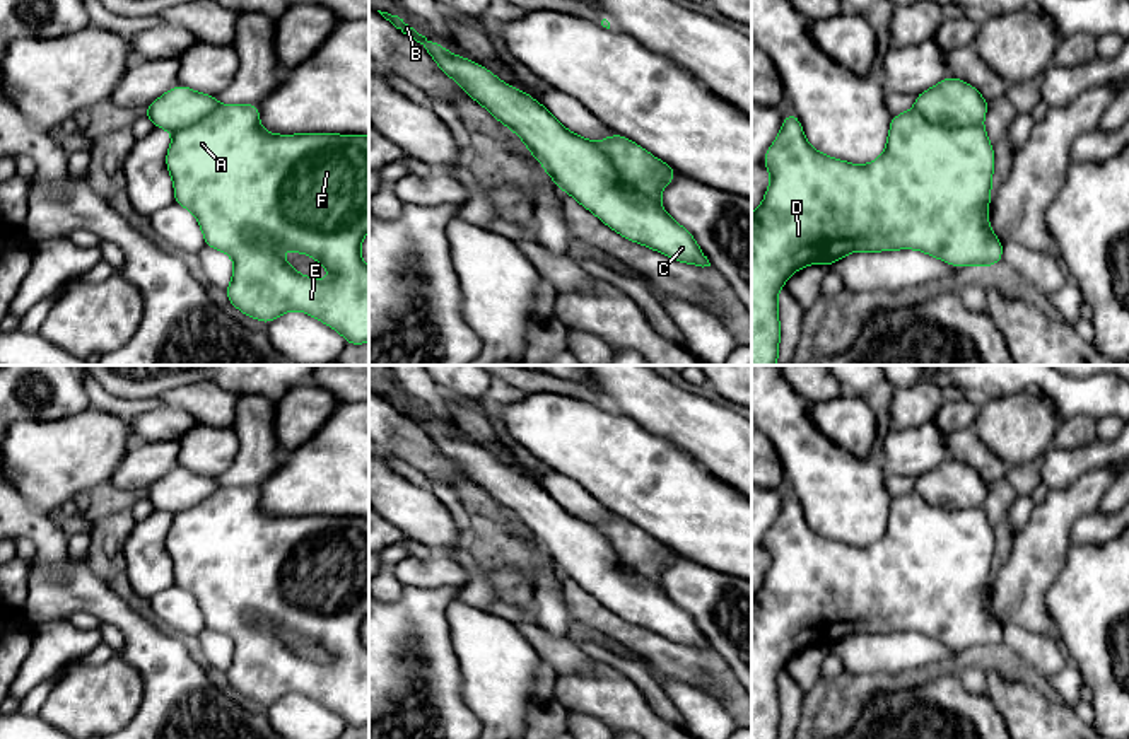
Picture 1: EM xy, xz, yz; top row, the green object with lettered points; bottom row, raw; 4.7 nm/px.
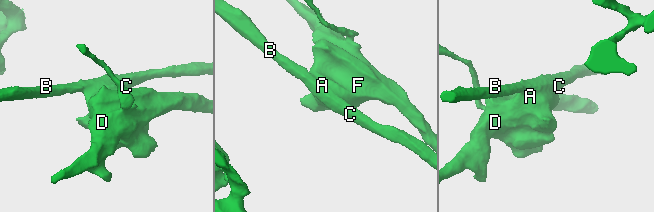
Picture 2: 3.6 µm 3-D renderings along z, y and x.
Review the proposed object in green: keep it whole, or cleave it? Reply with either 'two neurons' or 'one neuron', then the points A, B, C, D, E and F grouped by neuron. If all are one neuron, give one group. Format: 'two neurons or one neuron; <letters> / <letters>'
one neuron; A B C D E F

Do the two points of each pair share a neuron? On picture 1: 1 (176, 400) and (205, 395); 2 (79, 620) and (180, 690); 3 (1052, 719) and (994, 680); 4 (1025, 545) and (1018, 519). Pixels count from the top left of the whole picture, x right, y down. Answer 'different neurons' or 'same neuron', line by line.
1: same neuron
2: different neurons
3: same neuron
4: different neurons

